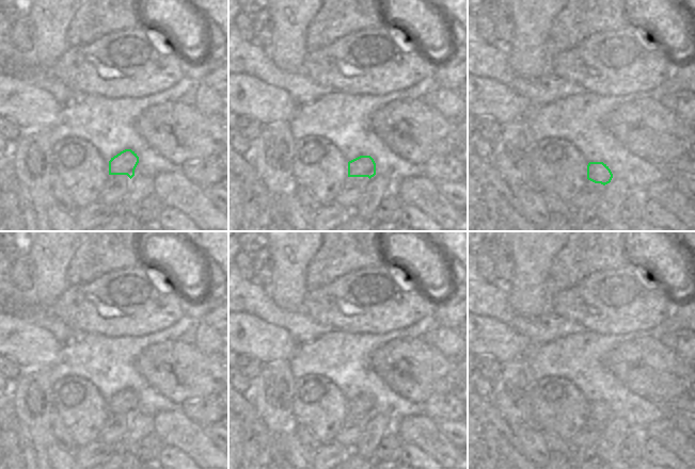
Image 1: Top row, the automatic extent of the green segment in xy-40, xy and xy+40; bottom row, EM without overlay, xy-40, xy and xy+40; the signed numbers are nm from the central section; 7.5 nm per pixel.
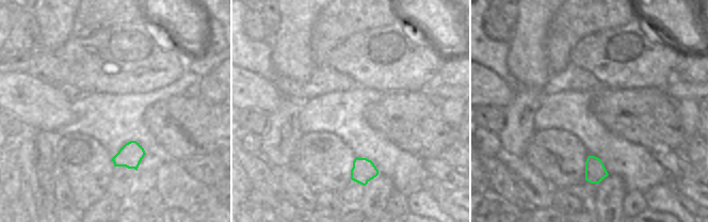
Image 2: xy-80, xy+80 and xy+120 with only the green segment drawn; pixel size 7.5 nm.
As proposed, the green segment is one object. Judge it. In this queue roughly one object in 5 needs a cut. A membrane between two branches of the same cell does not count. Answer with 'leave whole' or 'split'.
leave whole

